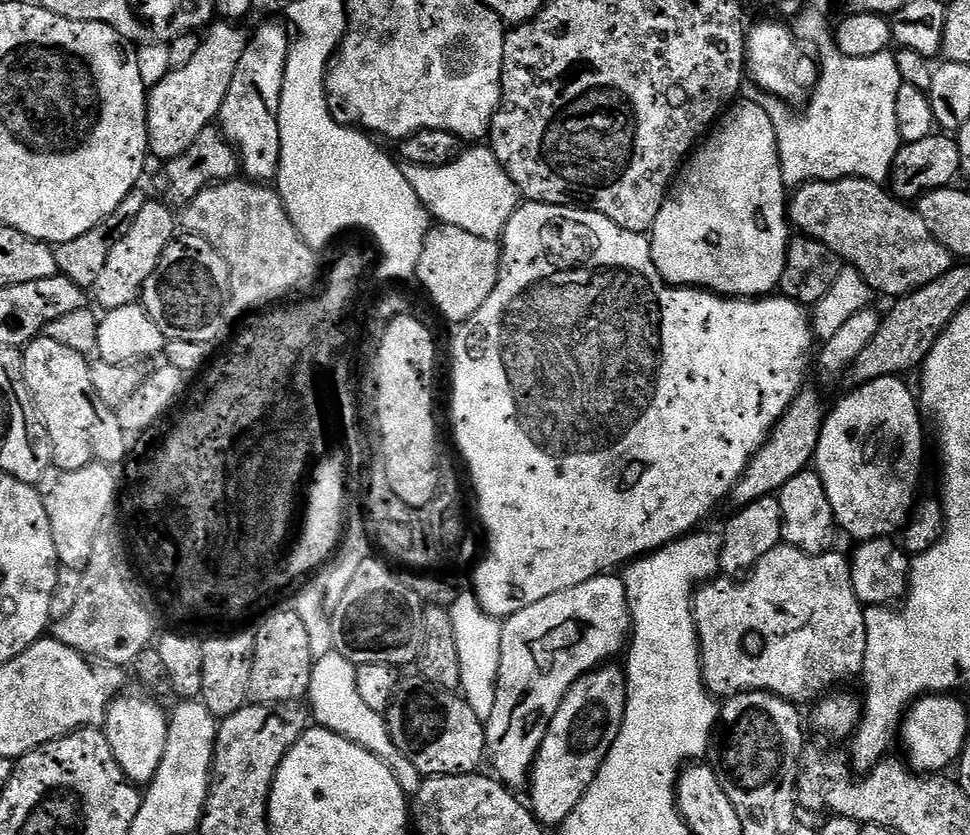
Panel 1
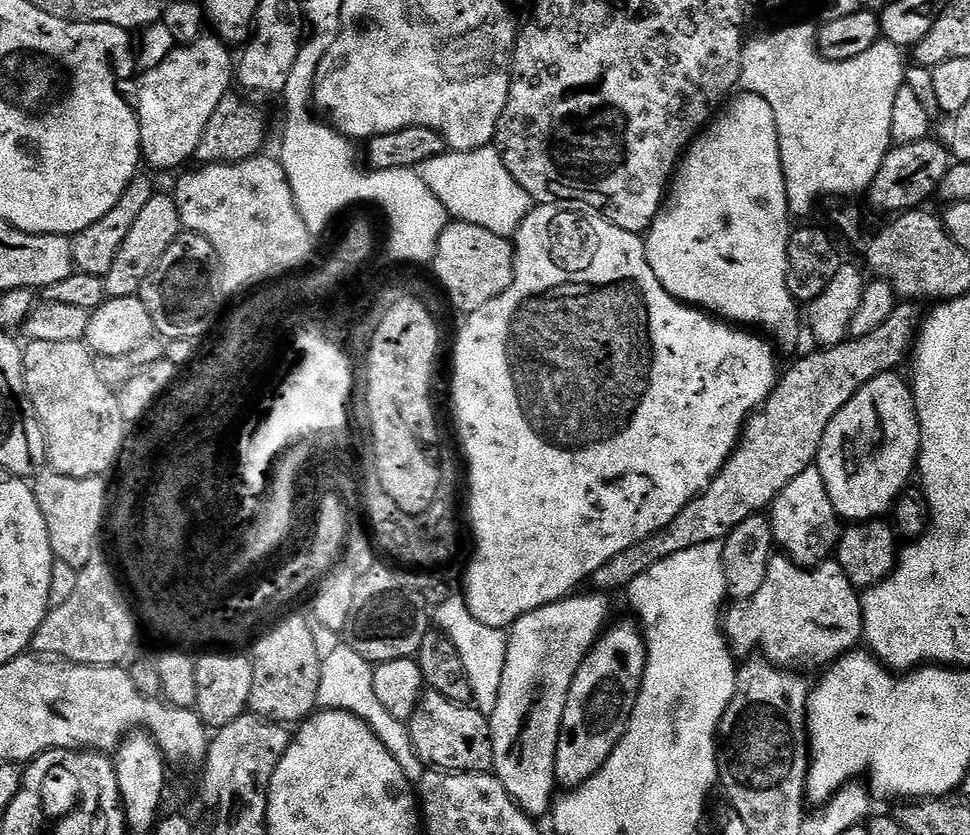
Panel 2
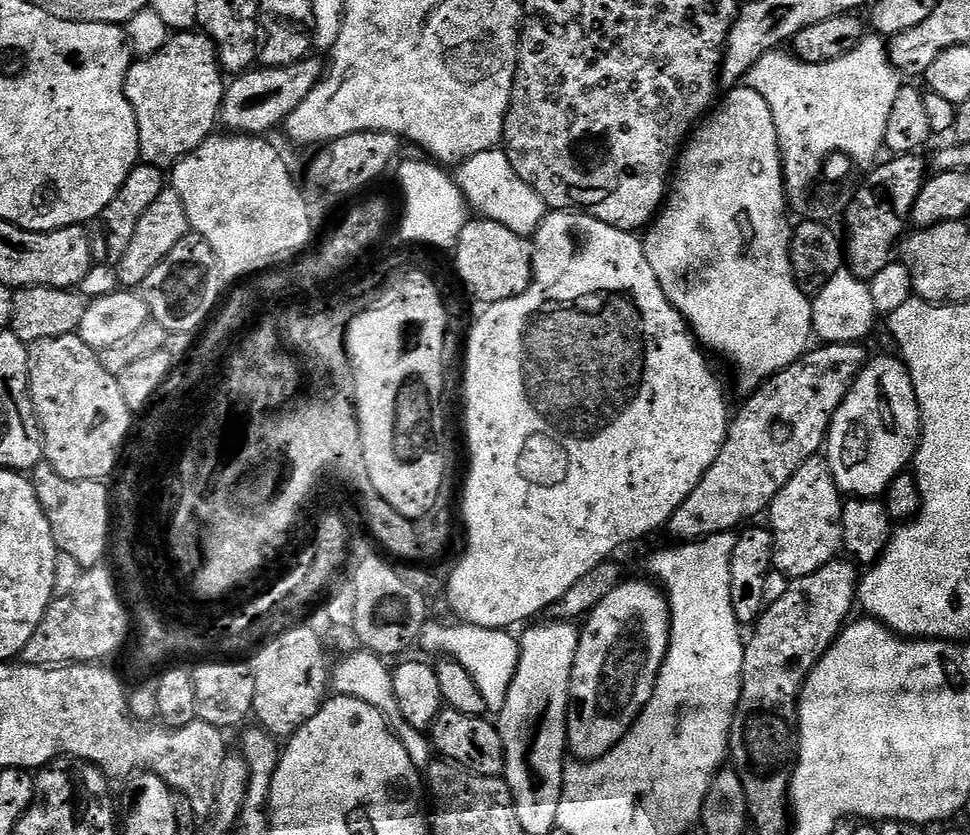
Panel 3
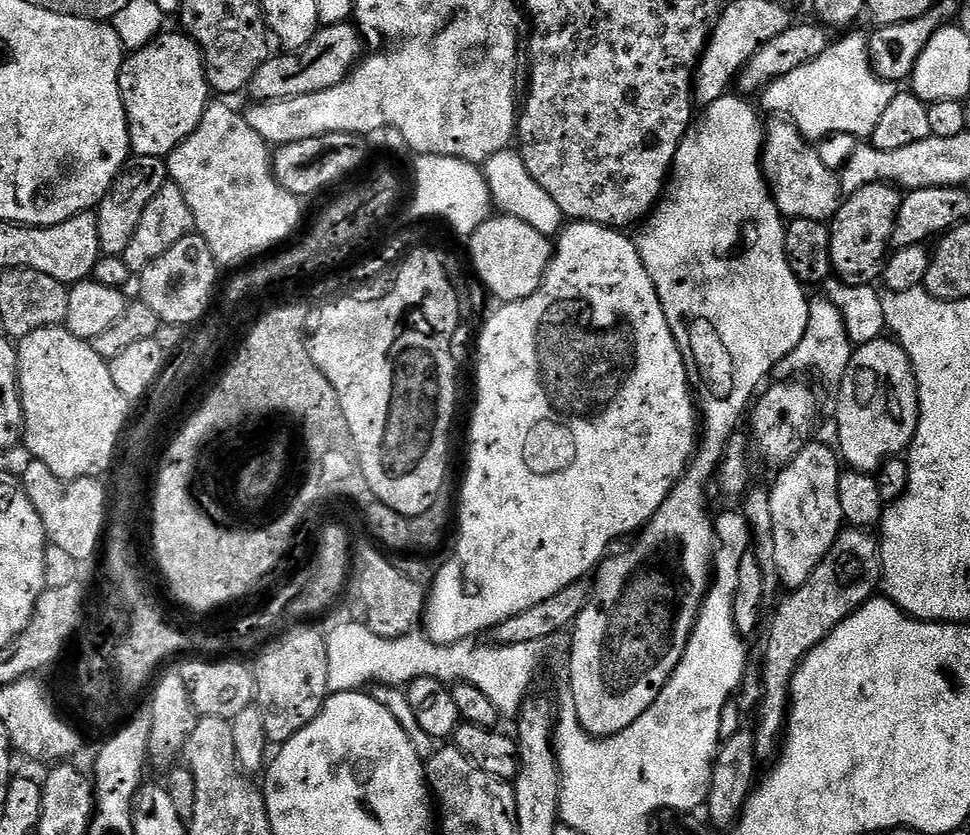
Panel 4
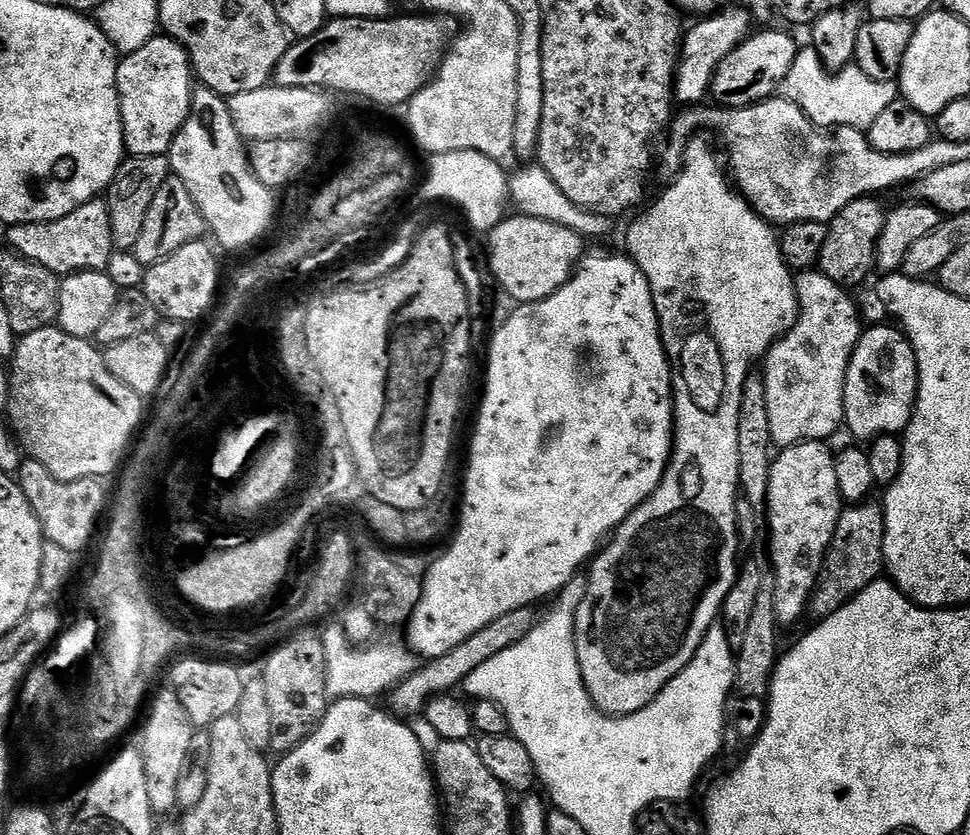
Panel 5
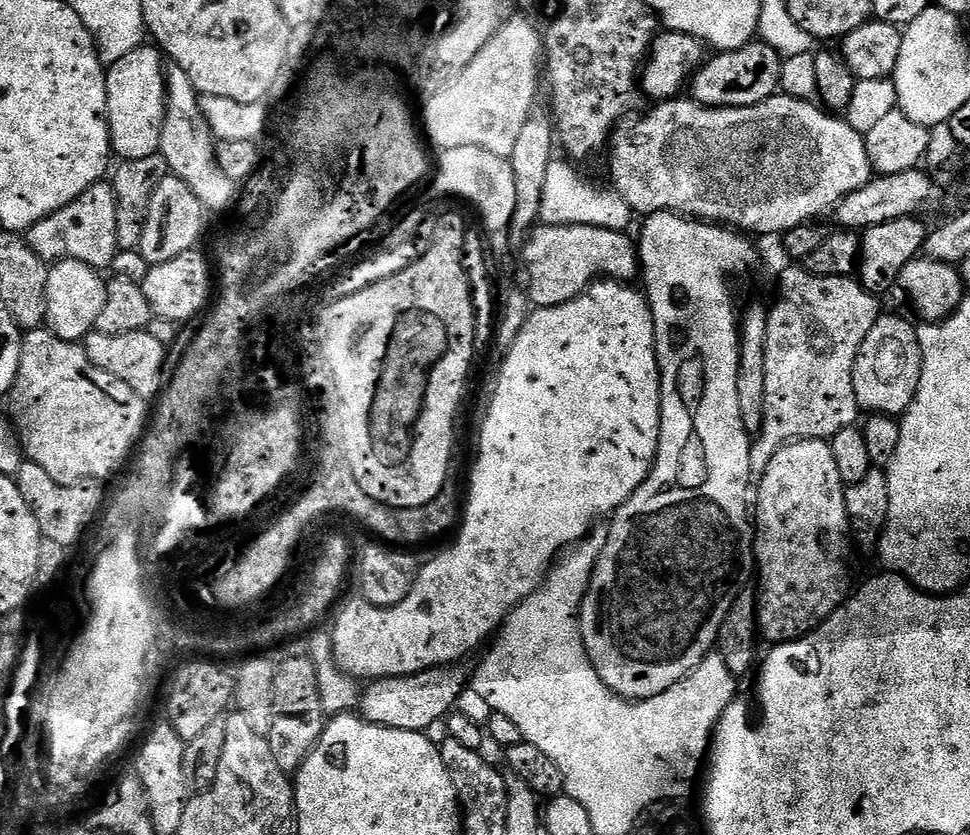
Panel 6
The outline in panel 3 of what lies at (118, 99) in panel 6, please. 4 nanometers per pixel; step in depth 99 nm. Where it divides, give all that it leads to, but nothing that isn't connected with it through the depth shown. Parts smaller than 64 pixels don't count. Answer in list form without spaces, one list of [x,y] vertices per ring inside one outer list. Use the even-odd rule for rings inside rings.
[[[200,30],[181,31],[173,35],[160,52],[137,59],[124,79],[124,93],[138,122],[140,160],[168,170],[176,161],[191,154],[207,136],[217,131],[225,87],[226,76],[220,66],[220,57],[216,54],[216,44]]]

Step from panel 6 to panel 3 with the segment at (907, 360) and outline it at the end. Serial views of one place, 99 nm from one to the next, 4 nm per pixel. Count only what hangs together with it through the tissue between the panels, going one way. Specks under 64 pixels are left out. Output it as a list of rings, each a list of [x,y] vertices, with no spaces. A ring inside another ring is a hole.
[[[873,355],[869,359],[838,406],[832,425],[828,428],[826,459],[834,474],[834,482],[848,498],[874,500],[883,497],[890,482],[905,472],[916,458],[916,447],[920,444],[920,407],[916,387],[903,359],[893,356]]]

